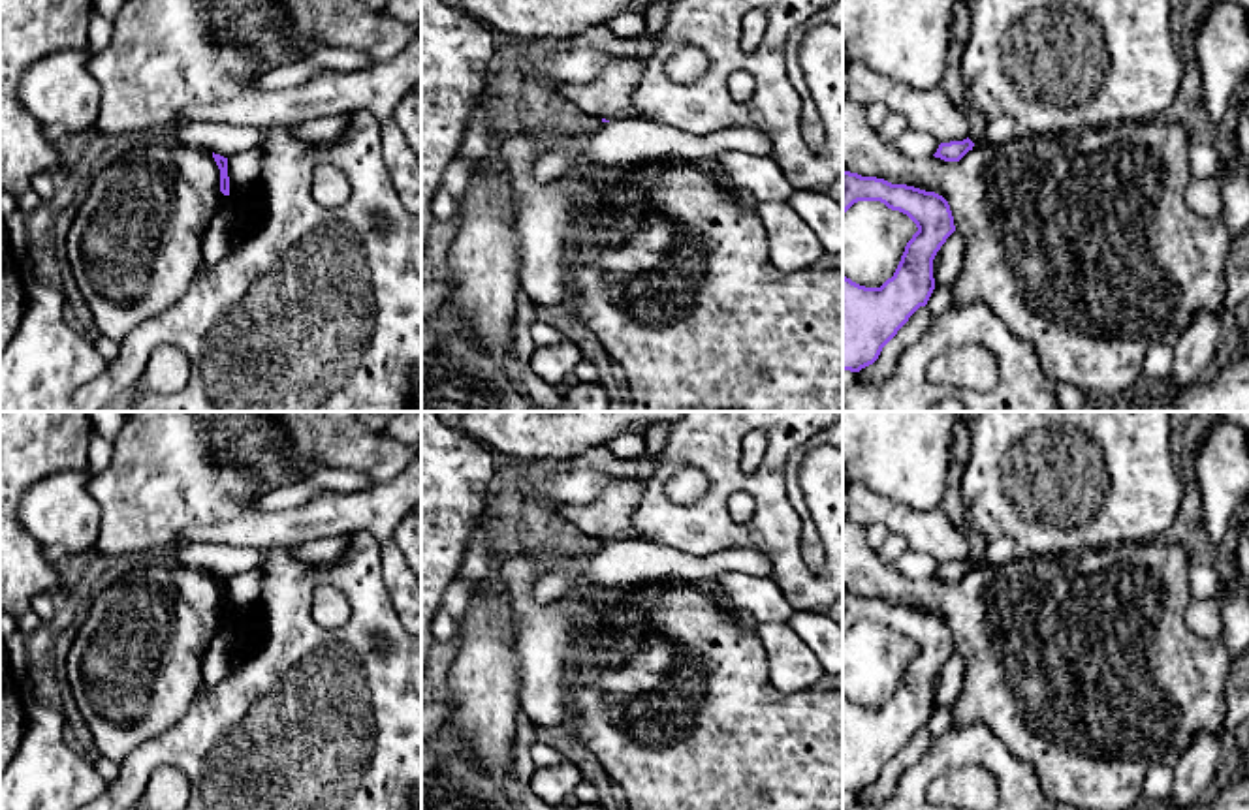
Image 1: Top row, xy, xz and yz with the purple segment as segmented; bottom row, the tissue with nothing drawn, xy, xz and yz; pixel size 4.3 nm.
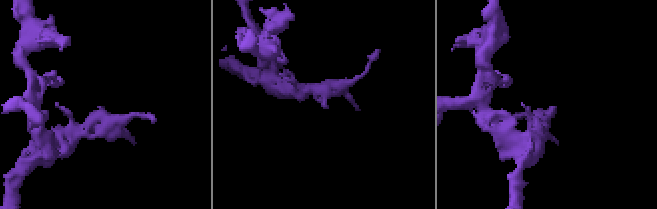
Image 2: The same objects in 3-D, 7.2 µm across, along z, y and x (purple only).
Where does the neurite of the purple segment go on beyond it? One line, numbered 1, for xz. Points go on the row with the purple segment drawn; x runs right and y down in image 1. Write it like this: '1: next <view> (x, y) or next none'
1: next none

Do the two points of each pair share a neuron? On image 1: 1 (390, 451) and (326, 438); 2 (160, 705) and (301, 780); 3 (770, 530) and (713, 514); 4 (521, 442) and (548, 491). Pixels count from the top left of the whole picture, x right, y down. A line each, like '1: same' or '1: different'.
1: same
2: different
3: same
4: different

